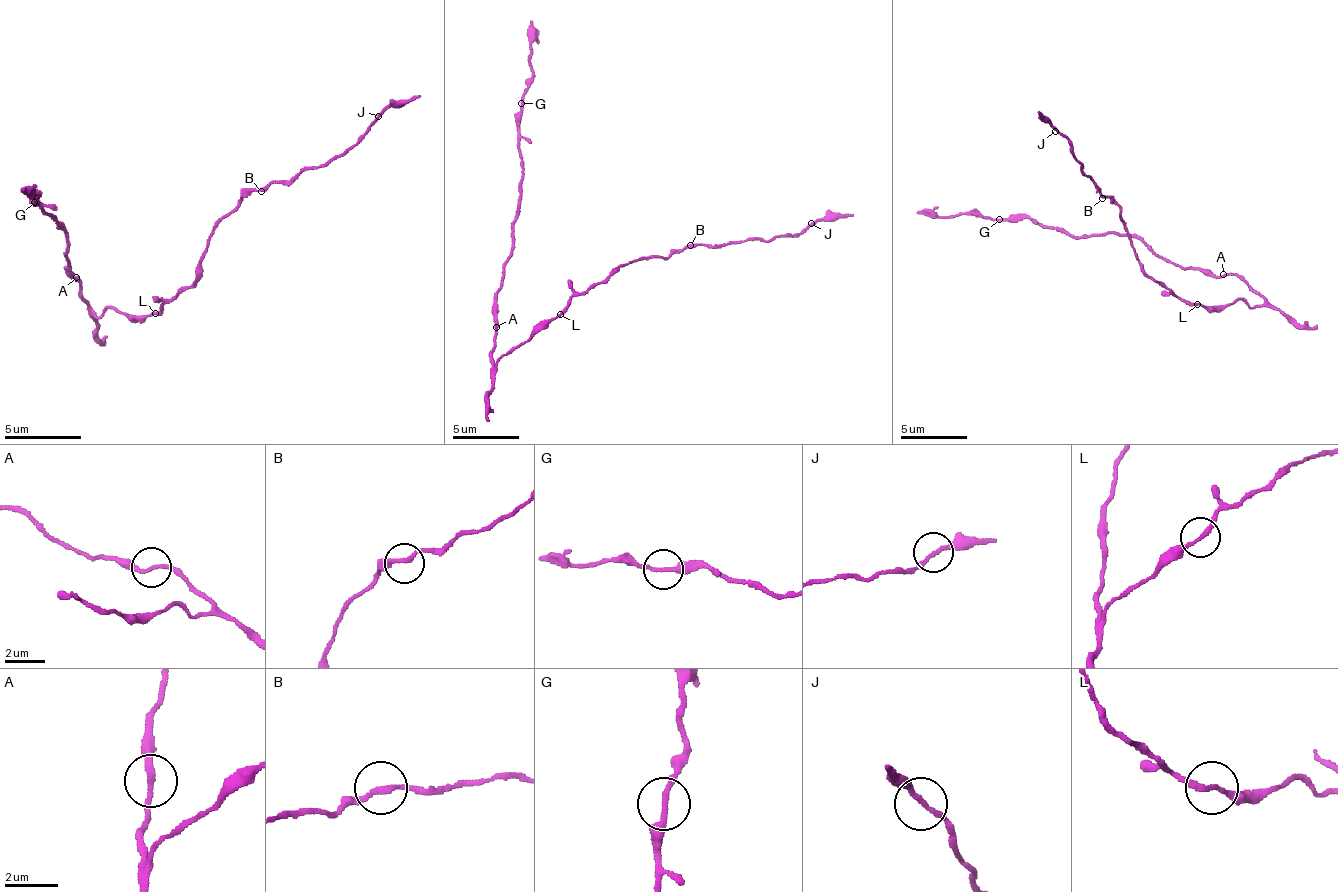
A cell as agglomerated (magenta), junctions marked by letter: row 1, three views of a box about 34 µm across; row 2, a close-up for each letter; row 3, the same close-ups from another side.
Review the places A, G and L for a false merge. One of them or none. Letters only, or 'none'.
none

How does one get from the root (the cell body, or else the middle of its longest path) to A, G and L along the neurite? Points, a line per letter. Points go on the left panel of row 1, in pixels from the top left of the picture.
A: (112, 309), (105, 309), (97, 317), (84, 298), (76, 277)
G: (112, 309), (100, 317), (94, 313), (79, 278), (66, 268), (63, 222), (56, 224), (34, 202)
L: (112, 309), (119, 308), (127, 315), (156, 314)

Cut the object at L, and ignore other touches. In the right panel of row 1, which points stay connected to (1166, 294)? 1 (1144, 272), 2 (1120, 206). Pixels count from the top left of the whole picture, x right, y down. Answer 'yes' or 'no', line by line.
1: yes
2: yes

